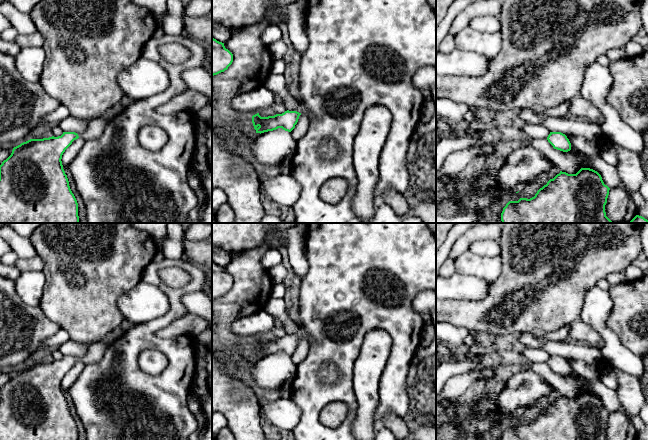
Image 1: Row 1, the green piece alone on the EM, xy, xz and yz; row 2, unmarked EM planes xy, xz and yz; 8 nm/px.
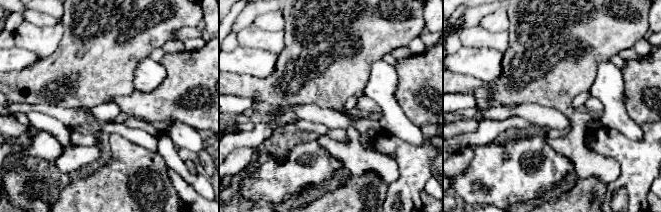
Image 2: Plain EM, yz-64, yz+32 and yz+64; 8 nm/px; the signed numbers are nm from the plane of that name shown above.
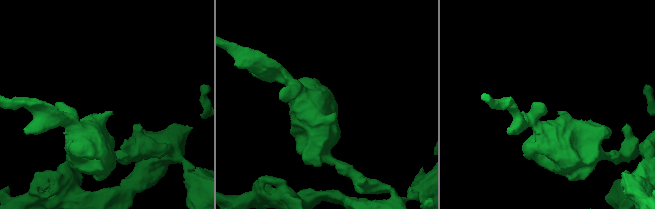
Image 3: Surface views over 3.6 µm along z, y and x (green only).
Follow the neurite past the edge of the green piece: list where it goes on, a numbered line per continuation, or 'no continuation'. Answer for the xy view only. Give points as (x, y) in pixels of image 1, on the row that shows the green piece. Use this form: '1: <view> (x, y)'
no continuation

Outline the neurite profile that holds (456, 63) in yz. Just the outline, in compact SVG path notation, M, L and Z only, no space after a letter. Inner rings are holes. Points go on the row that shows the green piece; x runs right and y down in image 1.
M457 47L450 53L436 53L436 75L480 76L491 59L472 51L461 51Z

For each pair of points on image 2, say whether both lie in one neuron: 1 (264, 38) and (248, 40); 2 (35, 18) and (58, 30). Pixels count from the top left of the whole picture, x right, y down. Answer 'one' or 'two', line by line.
1: one
2: two

